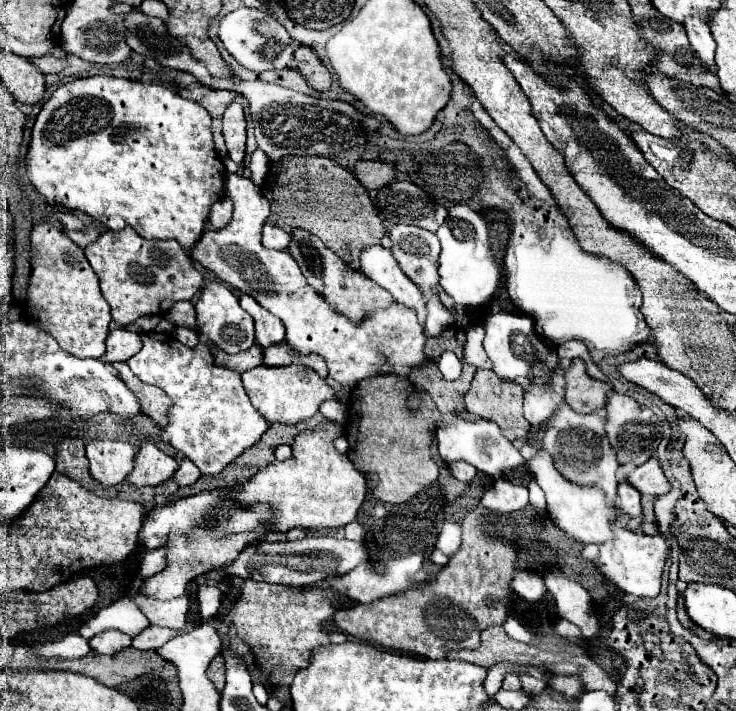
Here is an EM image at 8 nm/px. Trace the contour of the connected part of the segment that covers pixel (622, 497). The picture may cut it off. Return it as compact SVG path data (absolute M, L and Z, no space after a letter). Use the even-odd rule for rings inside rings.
M619 482L619 510L625 514L625 516L631 516L631 518L637 518L641 516L641 502L639 502L639 492L629 486L627 482Z

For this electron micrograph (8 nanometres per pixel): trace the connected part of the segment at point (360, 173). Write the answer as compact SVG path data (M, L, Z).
M359 160L351 172L357 176L357 180L367 190L383 188L385 184L389 184L393 180L393 174L395 174L393 166L381 164L381 162L375 162L375 160Z

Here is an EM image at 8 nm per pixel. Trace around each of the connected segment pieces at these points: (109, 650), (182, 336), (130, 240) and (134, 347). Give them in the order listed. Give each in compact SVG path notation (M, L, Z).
M105 630L89 640L89 646L97 654L115 654L127 646L131 646L131 636L119 630Z
M177 328L177 330L175 330L175 338L177 338L181 344L189 346L189 348L193 348L193 346L199 344L197 332L195 332L195 330L189 330L189 328Z
M133 228L107 230L85 248L85 256L99 276L101 294L111 306L115 324L133 322L145 314L163 316L179 300L191 300L203 284L203 274L175 240L145 240Z
M115 328L107 336L107 362L129 360L133 354L141 350L141 336L123 328Z

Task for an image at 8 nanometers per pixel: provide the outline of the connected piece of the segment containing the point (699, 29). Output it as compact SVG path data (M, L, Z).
M693 16L693 18L685 20L685 30L687 30L689 42L691 42L695 54L699 56L701 64L705 66L705 70L713 70L715 68L715 40L711 36L709 26L699 16Z

